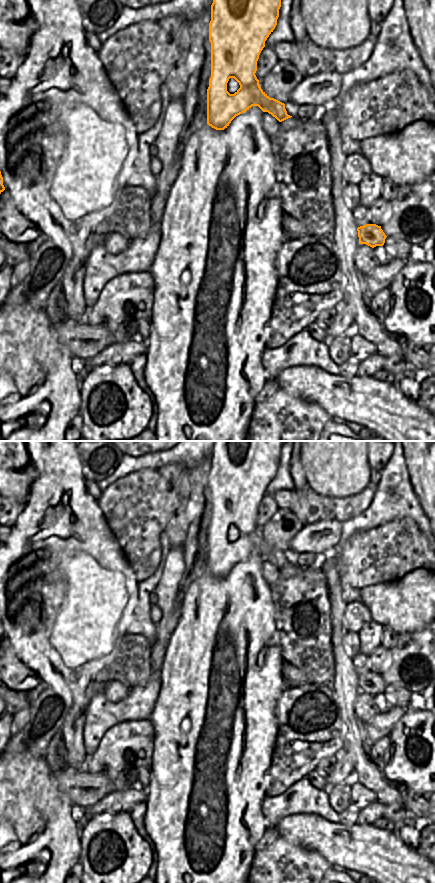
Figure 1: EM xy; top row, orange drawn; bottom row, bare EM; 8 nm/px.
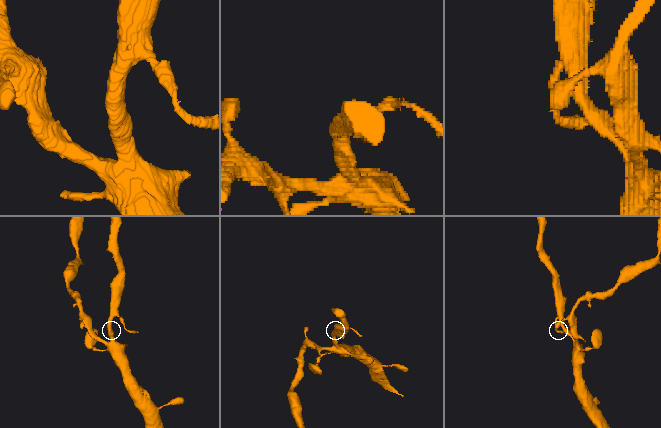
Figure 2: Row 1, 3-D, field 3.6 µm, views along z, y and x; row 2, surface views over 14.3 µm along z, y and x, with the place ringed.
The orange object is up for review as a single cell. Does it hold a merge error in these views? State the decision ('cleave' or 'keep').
cleave

